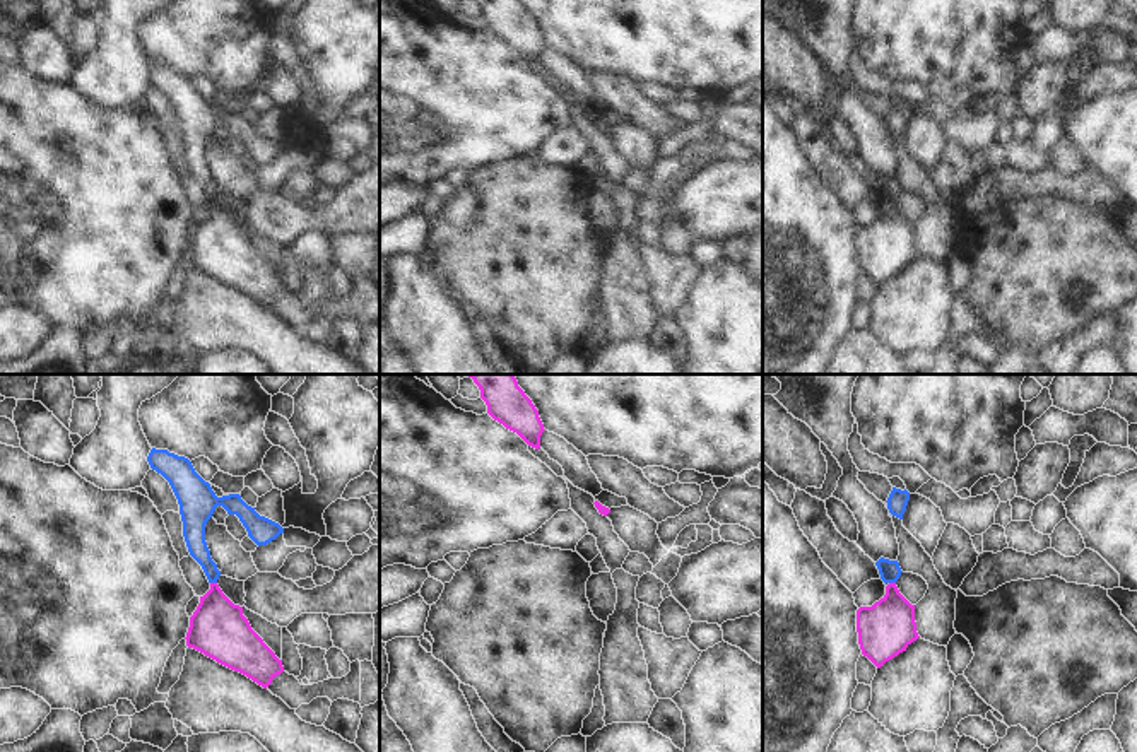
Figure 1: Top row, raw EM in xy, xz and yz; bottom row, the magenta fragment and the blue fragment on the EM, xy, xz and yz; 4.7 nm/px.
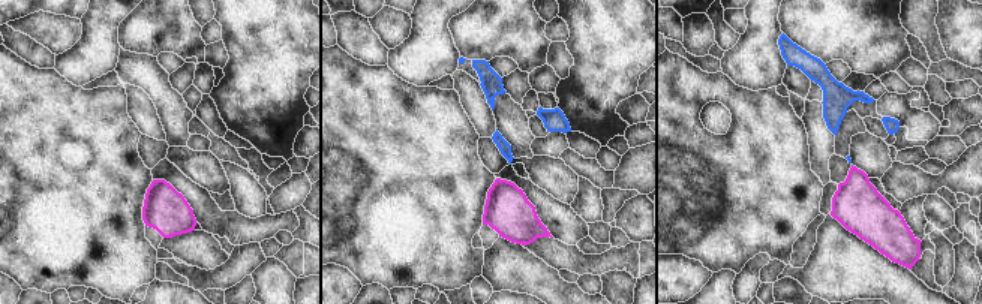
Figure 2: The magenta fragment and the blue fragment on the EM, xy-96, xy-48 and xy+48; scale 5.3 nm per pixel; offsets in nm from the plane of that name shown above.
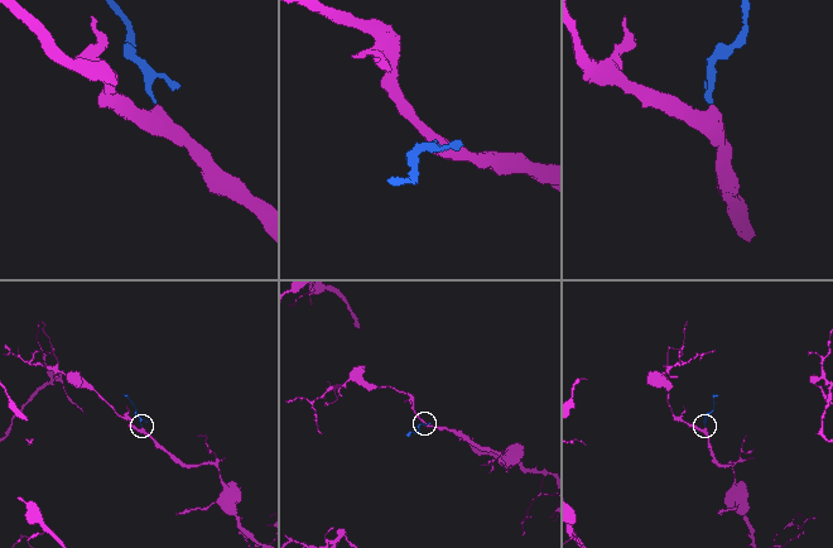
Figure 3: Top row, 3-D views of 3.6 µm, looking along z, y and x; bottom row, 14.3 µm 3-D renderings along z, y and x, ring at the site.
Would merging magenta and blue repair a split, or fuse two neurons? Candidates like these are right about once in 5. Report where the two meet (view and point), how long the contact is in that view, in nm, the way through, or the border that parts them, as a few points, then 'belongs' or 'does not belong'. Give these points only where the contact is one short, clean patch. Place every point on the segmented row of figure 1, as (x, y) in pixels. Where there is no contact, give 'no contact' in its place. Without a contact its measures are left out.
xy (214, 583) | 30 nm | across xy (217, 628), (214, 583), (194, 535) | belongs

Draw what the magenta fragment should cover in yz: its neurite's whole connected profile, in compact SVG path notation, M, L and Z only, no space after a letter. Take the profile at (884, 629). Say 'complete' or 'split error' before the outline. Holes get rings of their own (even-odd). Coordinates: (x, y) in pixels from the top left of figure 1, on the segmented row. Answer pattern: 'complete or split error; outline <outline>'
split error; outline M881 557L875 562L881 579L887 585L886 595L872 607L857 610L857 632L862 655L877 668L893 660L916 641L915 605L898 590L901 576L898 561Z

